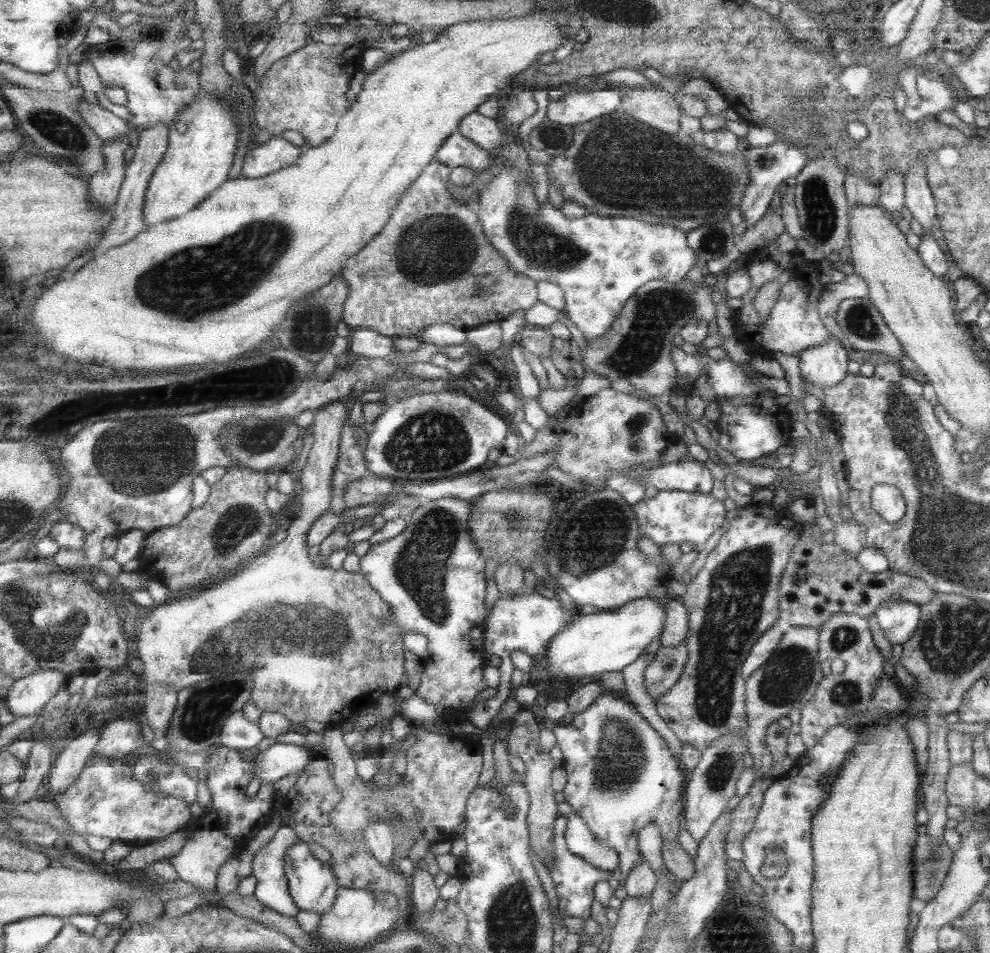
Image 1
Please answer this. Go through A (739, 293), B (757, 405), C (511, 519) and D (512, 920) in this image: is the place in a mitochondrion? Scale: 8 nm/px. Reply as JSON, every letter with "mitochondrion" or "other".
{"A":"other","B":"other","C":"mitochondrion","D":"mitochondrion"}

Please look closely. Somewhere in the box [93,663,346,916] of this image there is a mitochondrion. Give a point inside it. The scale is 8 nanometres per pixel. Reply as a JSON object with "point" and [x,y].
{"point":[202,711]}

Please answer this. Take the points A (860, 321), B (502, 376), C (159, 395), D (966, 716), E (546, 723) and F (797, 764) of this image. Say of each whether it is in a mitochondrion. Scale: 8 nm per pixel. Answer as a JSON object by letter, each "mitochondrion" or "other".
{"A":"mitochondrion","B":"other","C":"other","D":"other","E":"other","F":"other"}

